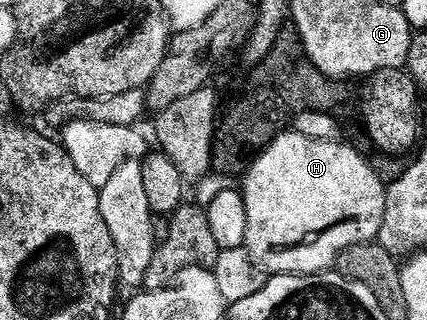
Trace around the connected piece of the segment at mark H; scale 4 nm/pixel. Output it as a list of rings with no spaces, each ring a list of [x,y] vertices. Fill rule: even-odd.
[[[283,132],[265,147],[255,157],[254,161],[249,163],[248,169],[244,175],[246,183],[240,186],[244,196],[244,204],[248,208],[248,236],[244,249],[255,262],[266,271],[267,275],[275,274],[320,274],[329,271],[337,263],[340,255],[348,248],[359,246],[365,242],[373,242],[378,237],[380,228],[384,224],[384,208],[386,207],[387,183],[382,183],[382,178],[366,163],[366,158],[358,150],[353,150],[350,146],[345,146],[339,140],[309,139],[308,136],[302,136],[293,132]]]

